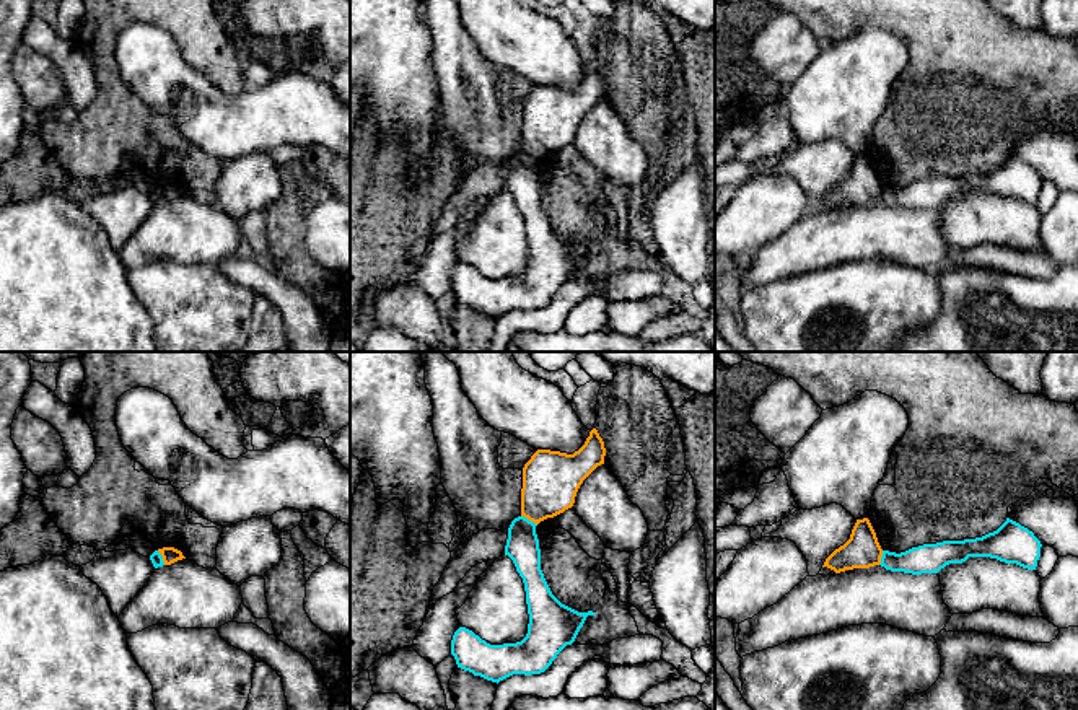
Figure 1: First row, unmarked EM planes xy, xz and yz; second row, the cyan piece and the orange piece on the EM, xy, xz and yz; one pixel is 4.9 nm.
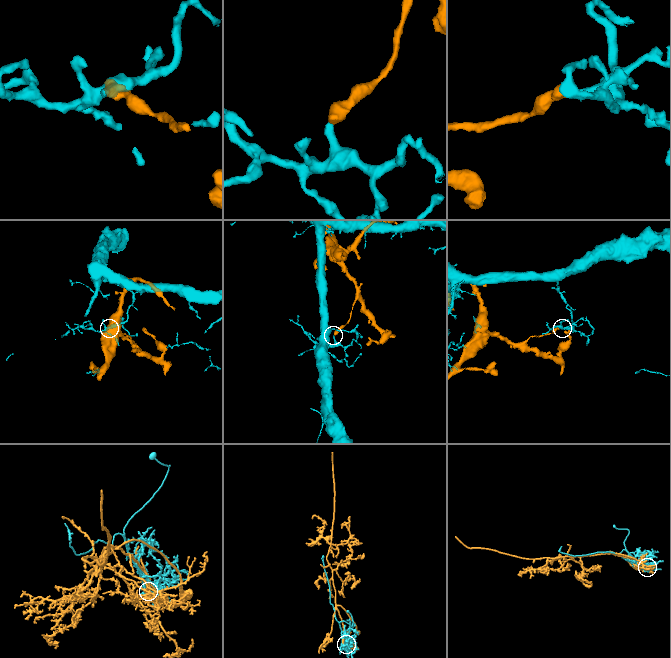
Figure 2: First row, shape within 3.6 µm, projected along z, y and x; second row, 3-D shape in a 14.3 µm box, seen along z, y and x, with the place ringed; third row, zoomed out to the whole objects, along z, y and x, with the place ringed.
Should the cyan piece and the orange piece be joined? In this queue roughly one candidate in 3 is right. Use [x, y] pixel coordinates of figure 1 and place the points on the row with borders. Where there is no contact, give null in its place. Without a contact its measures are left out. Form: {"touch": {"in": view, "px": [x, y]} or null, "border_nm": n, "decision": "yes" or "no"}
{"touch": {"in": "xz", "px": [528, 520]}, "border_nm": 90, "decision": "no"}

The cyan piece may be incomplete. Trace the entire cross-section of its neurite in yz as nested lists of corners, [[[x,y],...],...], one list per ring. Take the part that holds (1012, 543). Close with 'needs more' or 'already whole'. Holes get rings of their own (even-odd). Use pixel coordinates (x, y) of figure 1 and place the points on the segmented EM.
[[[1006,518],[997,531],[982,537],[923,544],[901,554],[883,550],[879,565],[891,572],[922,575],[938,573],[946,565],[962,563],[969,557],[990,557],[1036,570],[1041,547],[1032,531]]]; already whole

